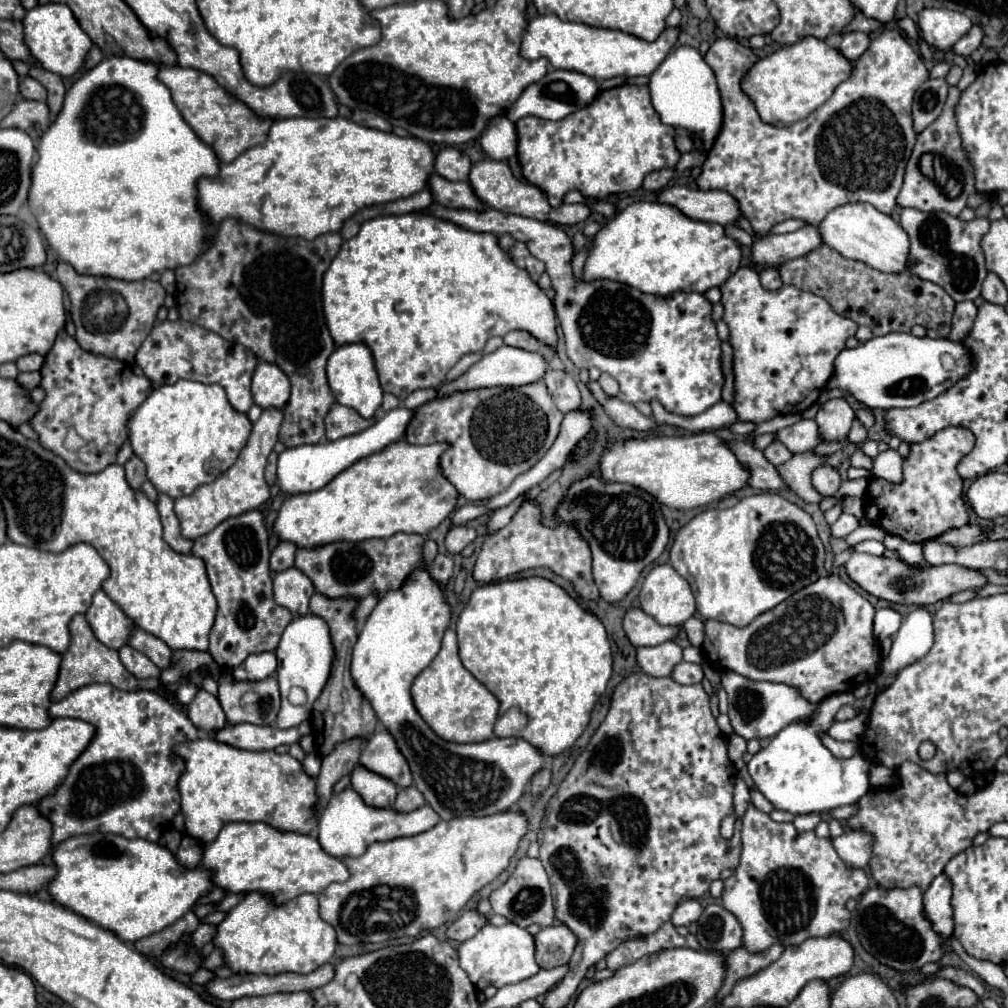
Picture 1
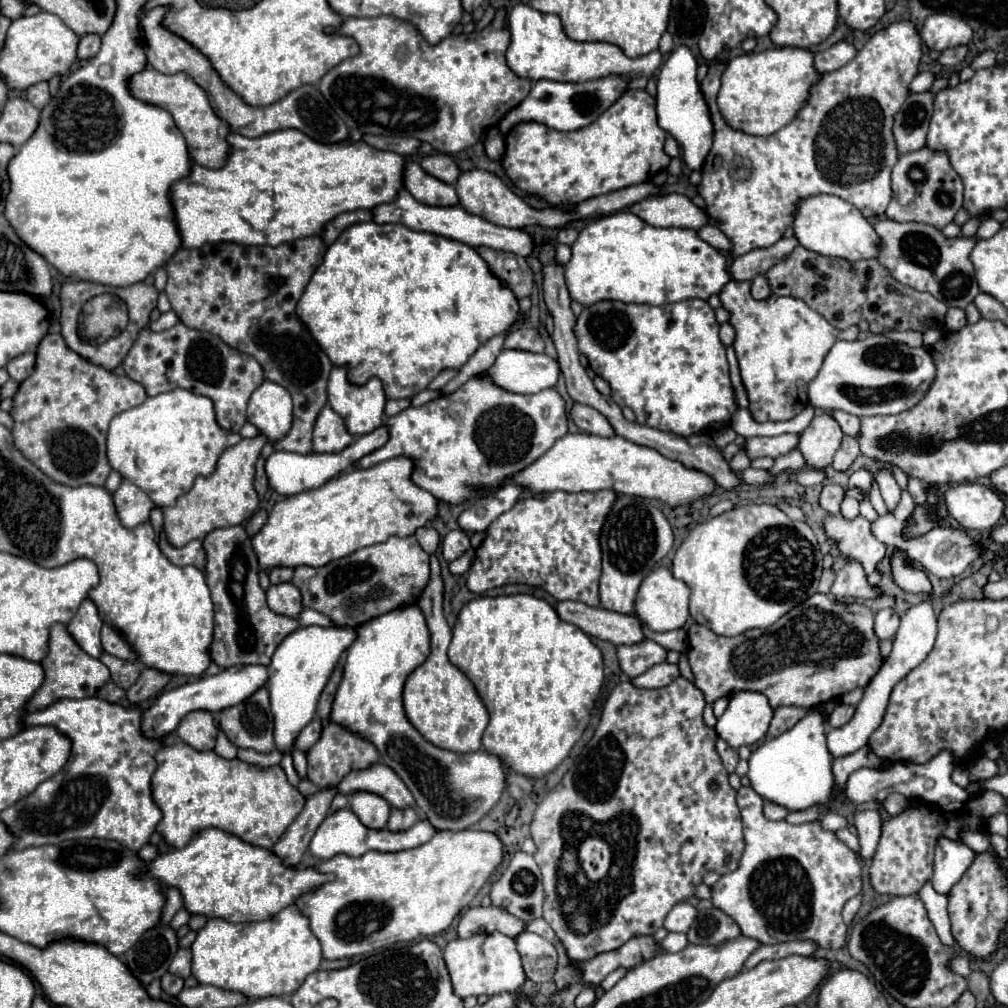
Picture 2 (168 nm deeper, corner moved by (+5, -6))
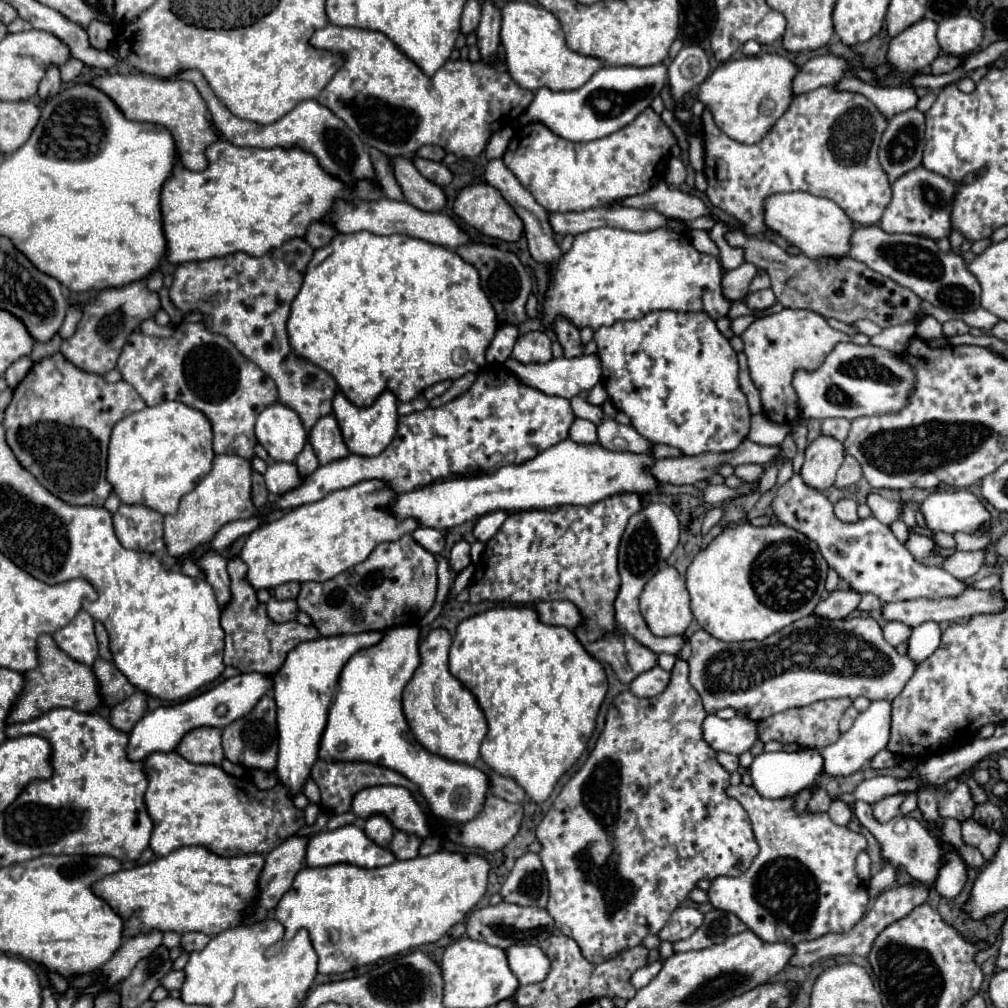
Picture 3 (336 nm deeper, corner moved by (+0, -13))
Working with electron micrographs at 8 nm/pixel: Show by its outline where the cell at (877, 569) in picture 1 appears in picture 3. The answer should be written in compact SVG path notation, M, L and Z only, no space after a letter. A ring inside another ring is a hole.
M837 589L815 607L815 615L825 619L845 619L851 611L857 609L859 601L861 601L861 593L853 589L845 589L845 591Z

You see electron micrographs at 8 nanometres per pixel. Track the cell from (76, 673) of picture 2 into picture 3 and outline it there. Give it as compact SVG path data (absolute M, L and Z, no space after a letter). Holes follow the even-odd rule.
M51 635L39 637L39 667L27 671L25 679L27 679L25 691L15 701L15 707L7 717L9 723L23 723L29 719L37 719L39 715L55 707L71 707L75 711L87 711L87 713L103 707L101 691L97 691L97 679L93 679L93 669L63 653Z

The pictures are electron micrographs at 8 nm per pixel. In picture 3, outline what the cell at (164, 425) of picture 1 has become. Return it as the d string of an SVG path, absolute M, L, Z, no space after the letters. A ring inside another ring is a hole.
M165 401L131 413L113 427L107 479L123 503L147 505L163 515L173 515L177 513L181 497L193 491L211 471L213 459L213 431L209 419L181 401Z

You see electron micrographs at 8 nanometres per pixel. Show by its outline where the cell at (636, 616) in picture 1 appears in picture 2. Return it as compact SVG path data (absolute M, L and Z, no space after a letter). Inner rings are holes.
M578 600L556 602L554 610L564 622L578 626L588 636L612 642L616 646L638 644L640 640L644 640L642 624L636 616L618 614L604 608L592 608Z

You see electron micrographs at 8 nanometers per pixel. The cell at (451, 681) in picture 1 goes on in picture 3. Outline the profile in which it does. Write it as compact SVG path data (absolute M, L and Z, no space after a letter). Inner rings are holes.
M433 629L419 645L421 665L413 679L403 689L403 713L415 739L435 755L451 761L475 765L479 759L481 741L487 735L485 715L473 693L451 675L447 655L451 649L451 635L447 629Z

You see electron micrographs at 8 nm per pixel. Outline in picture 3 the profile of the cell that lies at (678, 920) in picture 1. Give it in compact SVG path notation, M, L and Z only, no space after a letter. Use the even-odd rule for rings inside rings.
M679 907L677 911L673 911L667 925L661 929L659 937L665 941L671 941L671 943L687 939L701 923L703 923L703 915L697 909Z

